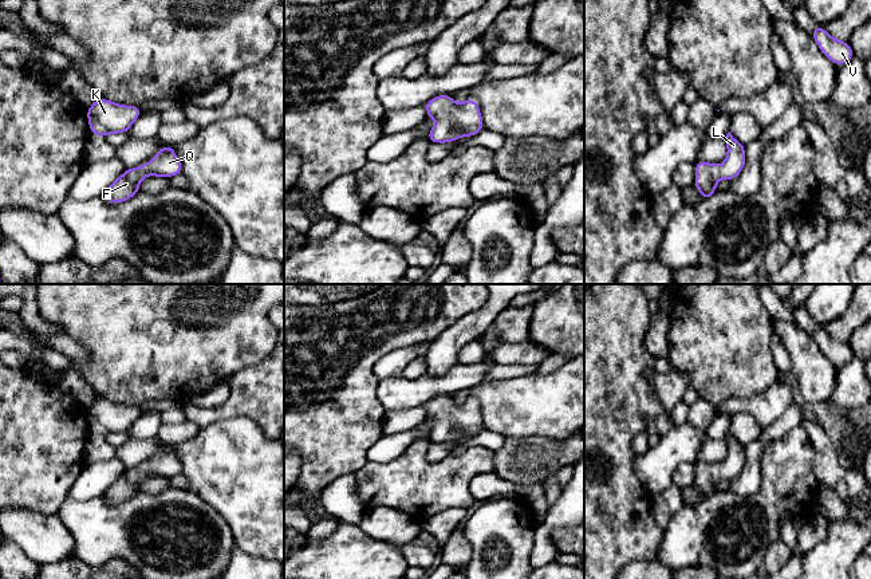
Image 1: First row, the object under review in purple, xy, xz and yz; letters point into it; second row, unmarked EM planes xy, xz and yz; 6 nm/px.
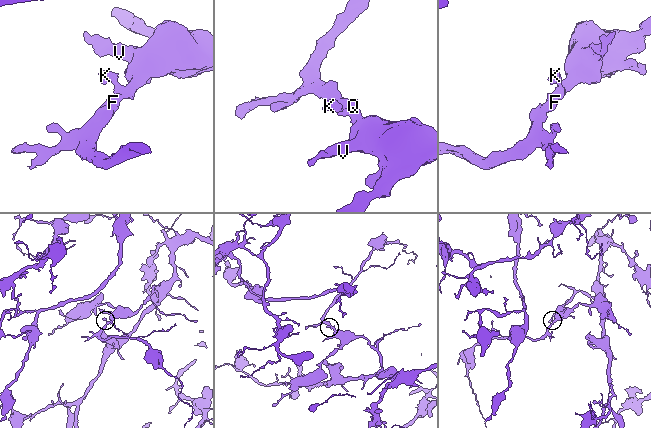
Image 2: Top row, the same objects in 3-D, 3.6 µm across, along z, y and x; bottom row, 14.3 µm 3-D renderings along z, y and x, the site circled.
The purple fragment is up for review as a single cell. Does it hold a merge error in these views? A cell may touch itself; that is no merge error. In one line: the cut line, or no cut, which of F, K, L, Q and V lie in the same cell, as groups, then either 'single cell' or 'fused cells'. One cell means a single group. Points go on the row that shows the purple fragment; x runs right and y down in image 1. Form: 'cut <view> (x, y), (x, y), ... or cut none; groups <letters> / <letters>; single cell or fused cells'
cut none; groups F K L Q V; single cell

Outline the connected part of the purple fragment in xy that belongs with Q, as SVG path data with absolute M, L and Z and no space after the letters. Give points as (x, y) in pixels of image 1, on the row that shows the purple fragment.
M172 145L161 147L147 164L126 169L105 192L110 204L127 201L139 192L141 181L147 176L173 177L182 173L182 165Z

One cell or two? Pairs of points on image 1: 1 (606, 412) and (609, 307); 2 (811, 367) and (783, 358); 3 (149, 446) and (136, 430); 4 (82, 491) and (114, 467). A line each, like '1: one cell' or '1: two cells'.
1: one cell
2: two cells
3: two cells
4: one cell

